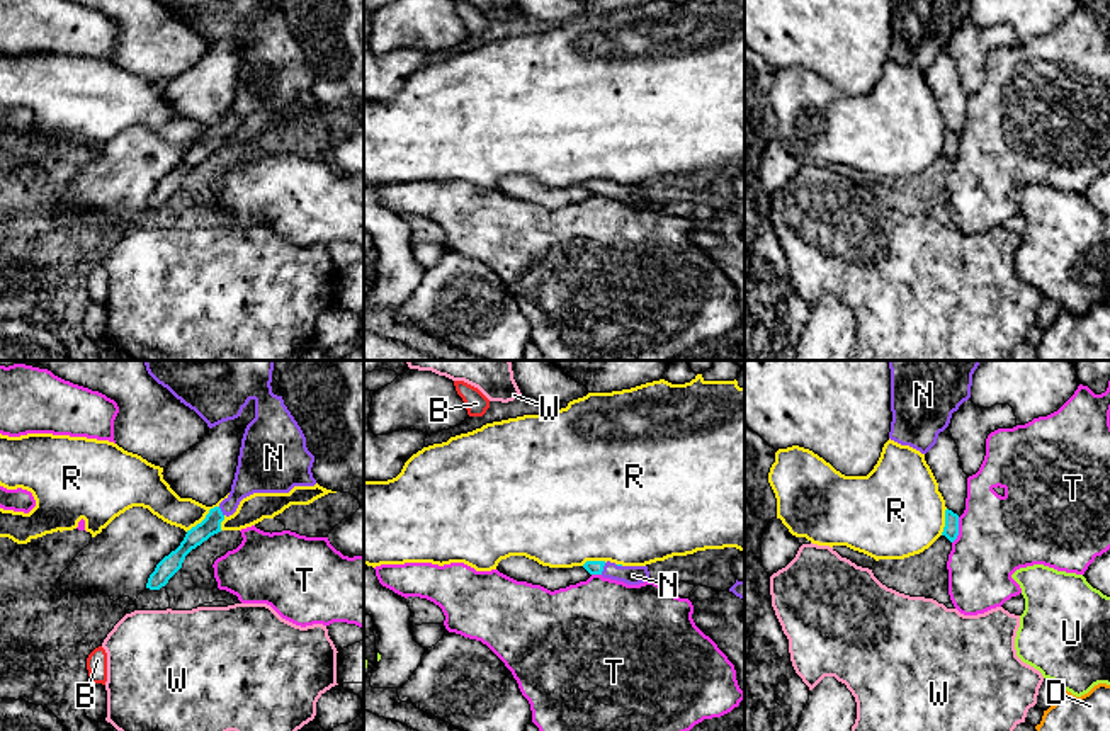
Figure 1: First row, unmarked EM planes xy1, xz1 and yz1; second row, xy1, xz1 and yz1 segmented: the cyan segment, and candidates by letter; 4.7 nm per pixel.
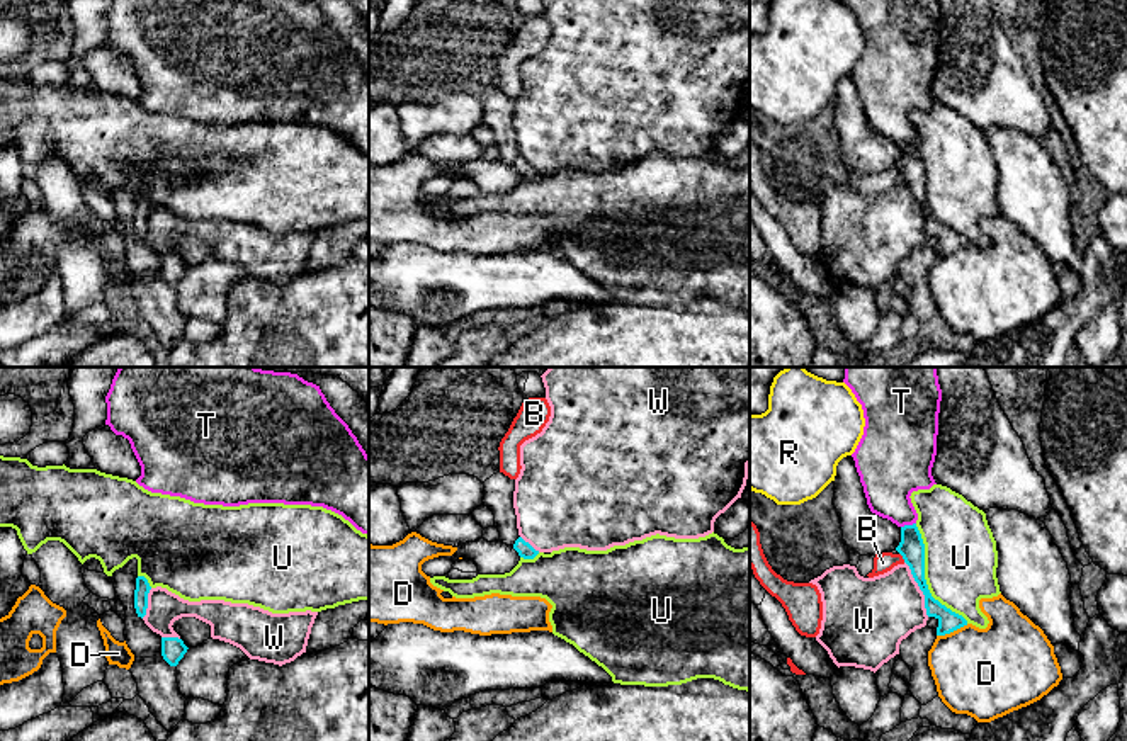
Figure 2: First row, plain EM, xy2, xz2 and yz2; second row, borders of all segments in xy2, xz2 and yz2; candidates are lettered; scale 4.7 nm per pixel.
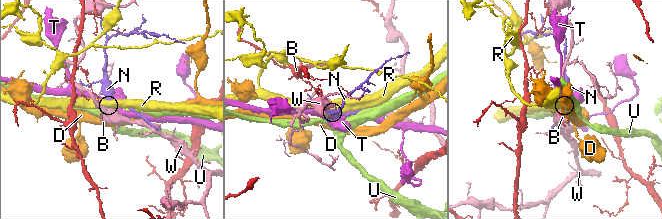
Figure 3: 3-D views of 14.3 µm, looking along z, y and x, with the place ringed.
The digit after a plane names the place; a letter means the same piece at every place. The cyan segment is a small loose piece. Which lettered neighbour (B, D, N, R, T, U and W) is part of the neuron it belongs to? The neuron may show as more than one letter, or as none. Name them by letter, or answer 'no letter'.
N

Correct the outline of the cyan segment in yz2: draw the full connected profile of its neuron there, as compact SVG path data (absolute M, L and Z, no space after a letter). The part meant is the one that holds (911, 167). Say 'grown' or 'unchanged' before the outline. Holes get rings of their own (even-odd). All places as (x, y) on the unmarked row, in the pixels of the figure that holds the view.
unchanged | M916 143L901 146L901 161L896 170L909 185L915 201L925 214L926 235L938 240L937 255L945 255L967 245L962 235L952 231L932 216L925 199L925 163Z

